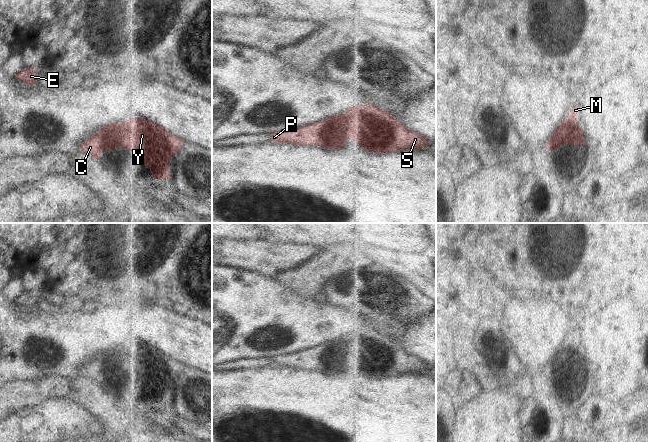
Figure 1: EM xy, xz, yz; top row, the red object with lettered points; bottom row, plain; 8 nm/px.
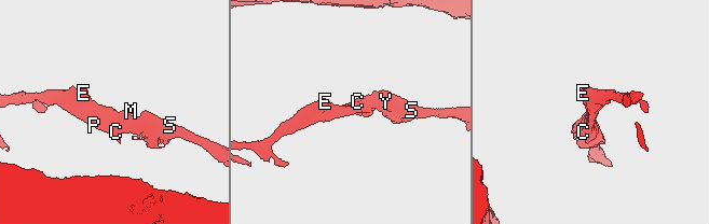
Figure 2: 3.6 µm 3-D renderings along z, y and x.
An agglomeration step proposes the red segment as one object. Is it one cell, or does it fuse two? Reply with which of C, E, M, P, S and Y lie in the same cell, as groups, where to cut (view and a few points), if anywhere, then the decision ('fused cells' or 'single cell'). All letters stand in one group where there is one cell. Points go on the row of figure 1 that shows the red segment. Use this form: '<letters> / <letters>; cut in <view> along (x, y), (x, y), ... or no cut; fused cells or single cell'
C E M P S Y; no cut; single cell

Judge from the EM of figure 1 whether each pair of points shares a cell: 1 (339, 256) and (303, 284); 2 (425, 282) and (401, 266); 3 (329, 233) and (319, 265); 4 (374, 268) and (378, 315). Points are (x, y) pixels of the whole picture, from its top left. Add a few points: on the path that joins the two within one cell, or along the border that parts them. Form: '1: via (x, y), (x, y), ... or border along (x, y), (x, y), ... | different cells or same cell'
1: via (330, 260), (312, 275) | same cell
2: via (419, 276), (407, 266) | same cell
3: border along (348, 244), (326, 243), (319, 247) | different cells
4: via (376, 280), (383, 292), (383, 303) | same cell

